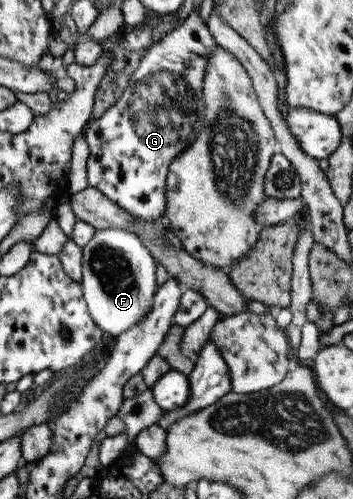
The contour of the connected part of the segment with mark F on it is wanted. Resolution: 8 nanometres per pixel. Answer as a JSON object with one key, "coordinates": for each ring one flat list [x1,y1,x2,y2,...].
{"coordinates":[[120,228,97,230,87,246,81,248,82,296,88,312,100,330,114,337,130,330,152,310,156,285,157,262,138,235]]}

